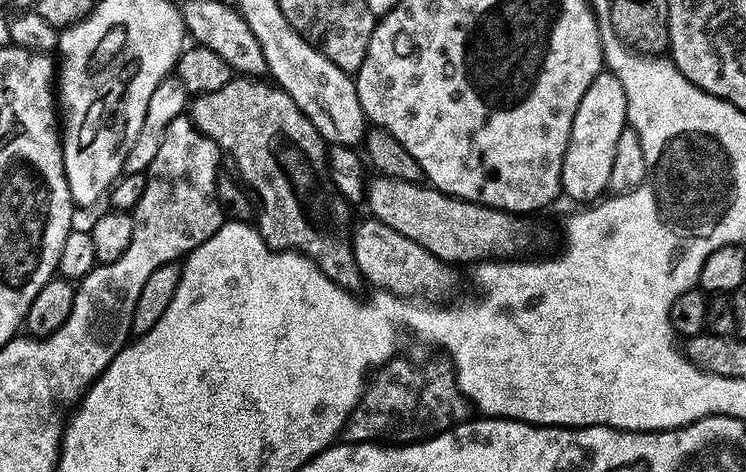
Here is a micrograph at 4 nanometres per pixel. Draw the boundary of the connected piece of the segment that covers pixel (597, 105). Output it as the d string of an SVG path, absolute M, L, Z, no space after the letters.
M601 74L586 90L586 98L582 98L582 106L578 106L578 118L574 118L574 130L570 134L570 146L566 150L566 162L562 170L562 182L565 186L572 184L572 196L584 202L596 202L608 192L610 173L614 171L614 154L618 151L618 138L622 138L624 129L629 127L628 103L626 90L622 90L622 82L611 74Z

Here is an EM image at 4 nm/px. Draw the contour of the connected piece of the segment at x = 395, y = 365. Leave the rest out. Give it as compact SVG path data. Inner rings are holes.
M397 358L385 364L369 379L360 405L348 419L342 433L346 444L382 444L403 446L423 444L468 423L470 405L460 393L456 370L447 359L432 360L429 364L403 364Z

